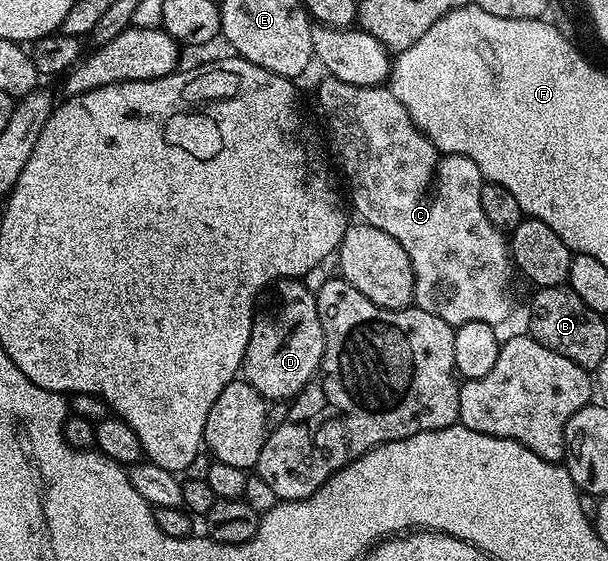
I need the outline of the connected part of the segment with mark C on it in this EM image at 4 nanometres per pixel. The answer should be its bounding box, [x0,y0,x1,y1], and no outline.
[315,77,515,328]

